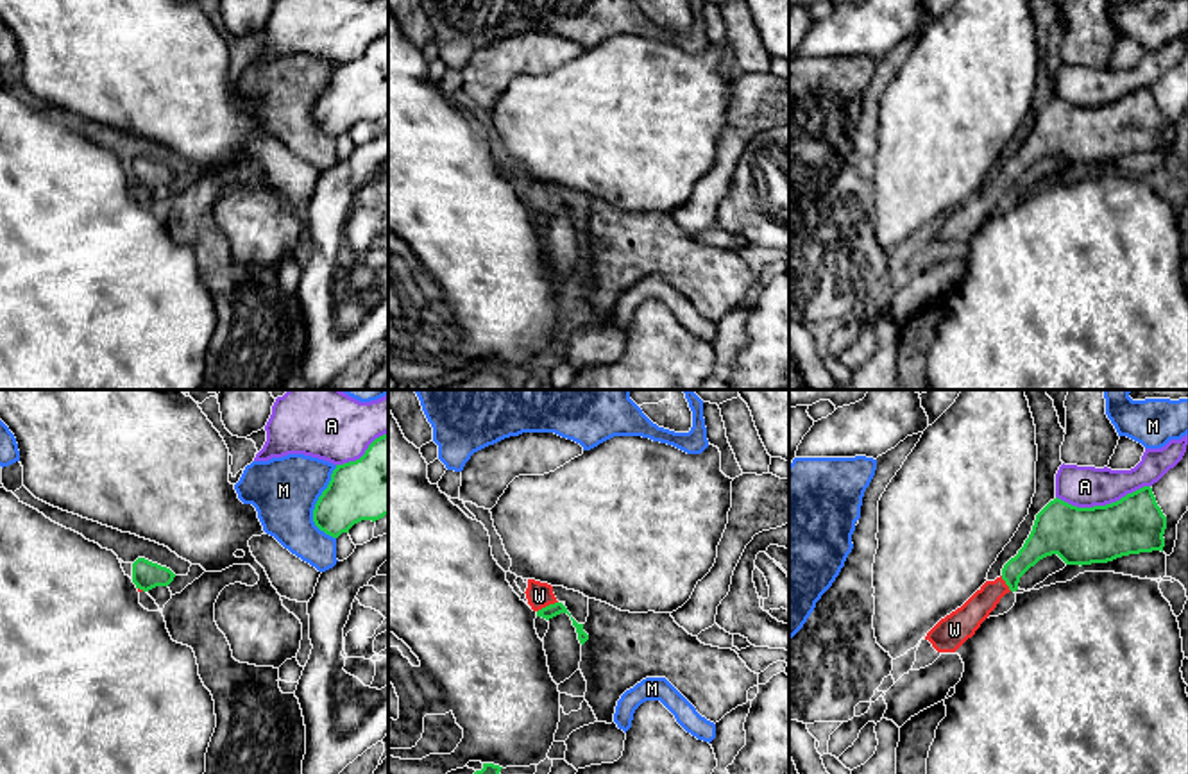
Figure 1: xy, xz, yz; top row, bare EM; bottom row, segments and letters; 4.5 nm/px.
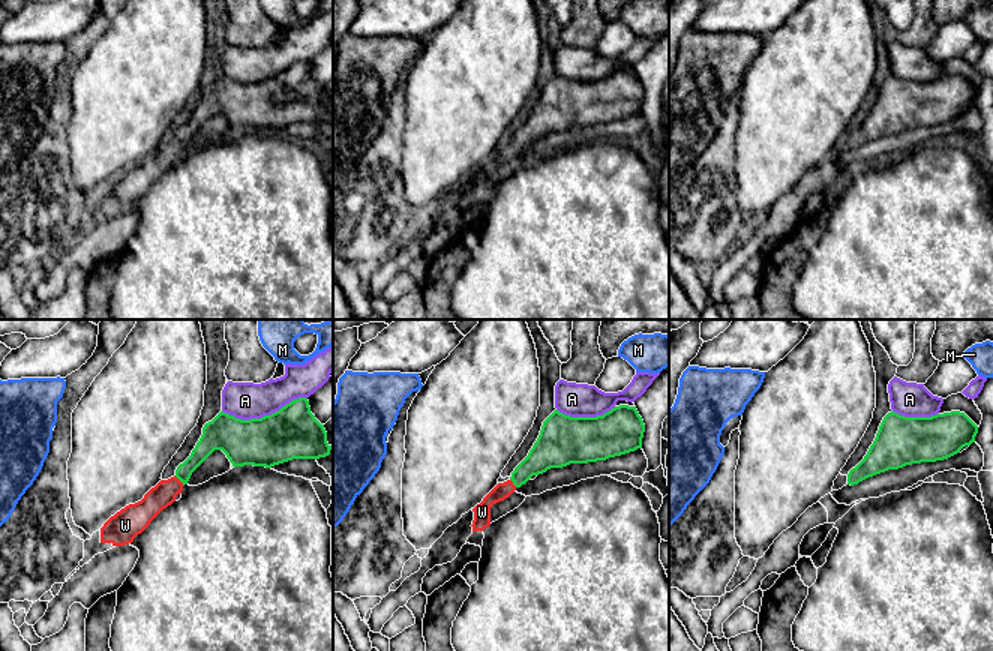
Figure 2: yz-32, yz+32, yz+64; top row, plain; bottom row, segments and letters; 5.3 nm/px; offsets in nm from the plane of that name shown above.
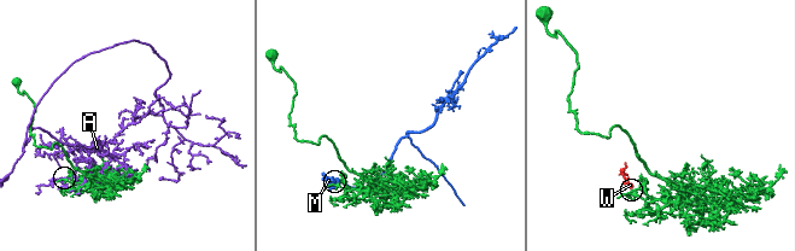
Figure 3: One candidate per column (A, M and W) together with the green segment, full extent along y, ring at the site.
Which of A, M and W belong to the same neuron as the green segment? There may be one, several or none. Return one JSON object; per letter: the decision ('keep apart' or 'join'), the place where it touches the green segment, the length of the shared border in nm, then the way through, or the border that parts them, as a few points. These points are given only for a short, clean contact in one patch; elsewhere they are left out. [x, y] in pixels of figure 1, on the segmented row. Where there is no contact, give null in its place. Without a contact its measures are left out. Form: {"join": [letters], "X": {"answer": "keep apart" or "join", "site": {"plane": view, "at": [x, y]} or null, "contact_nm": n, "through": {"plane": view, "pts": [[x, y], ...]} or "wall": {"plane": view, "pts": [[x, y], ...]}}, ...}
{"join": ["W"], "A": {"answer": "keep apart", "site": {"plane": "yz", "at": [1103, 506]}, "contact_nm": 420}, "M": {"answer": "keep apart", "site": {"plane": "xy", "at": [315, 504]}, "contact_nm": 340}, "W": {"answer": "join", "site": {"plane": "xz", "at": [546, 606]}, "contact_nm": 110, "through": {"plane": "xz", "pts": [[557, 608], [546, 606], [539, 596]]}}}

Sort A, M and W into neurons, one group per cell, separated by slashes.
A / M / W

